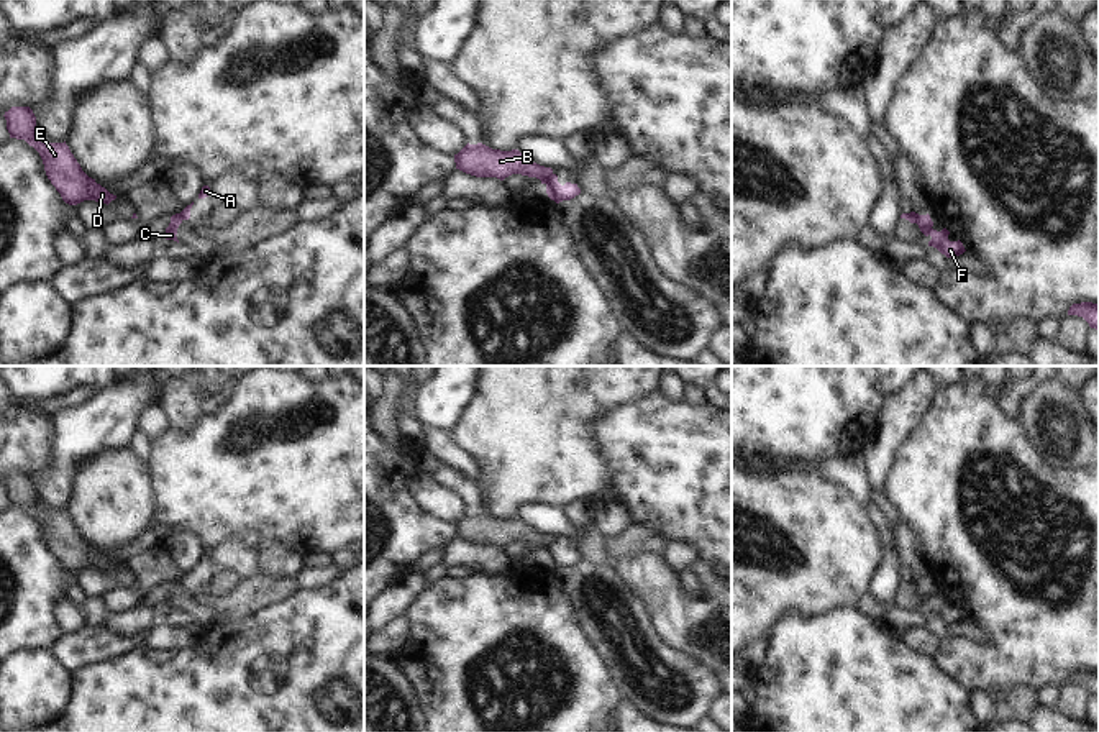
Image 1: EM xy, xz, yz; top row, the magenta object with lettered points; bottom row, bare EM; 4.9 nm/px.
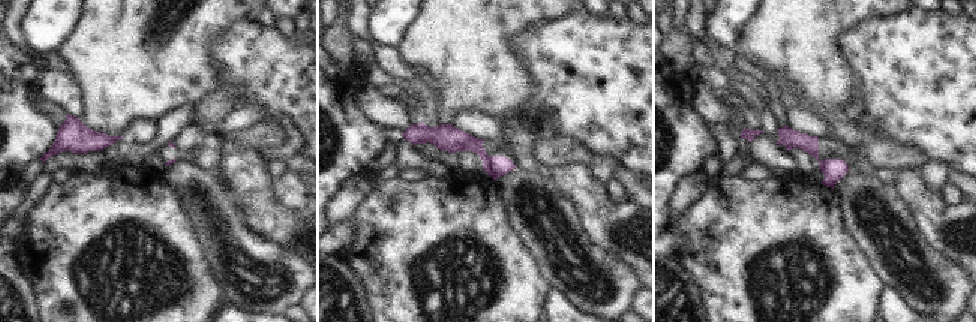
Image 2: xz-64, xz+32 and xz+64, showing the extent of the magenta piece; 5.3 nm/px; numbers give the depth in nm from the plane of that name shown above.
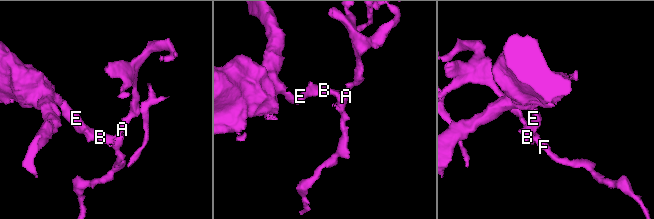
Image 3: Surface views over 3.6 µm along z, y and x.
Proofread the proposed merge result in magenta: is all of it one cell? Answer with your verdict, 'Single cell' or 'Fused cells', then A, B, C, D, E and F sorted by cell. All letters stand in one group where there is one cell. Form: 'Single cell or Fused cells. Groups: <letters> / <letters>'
Fused cells. Groups: A F / B C D E.

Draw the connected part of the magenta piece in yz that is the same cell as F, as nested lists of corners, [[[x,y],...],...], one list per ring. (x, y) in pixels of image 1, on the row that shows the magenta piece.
[[[910,212],[910,215],[914,217],[914,220],[919,225],[920,231],[925,236],[928,236],[928,235],[932,236],[932,240],[928,241],[928,246],[937,248],[946,258],[960,256],[966,251],[960,240],[958,241],[950,241],[948,240],[950,231],[946,228],[943,228],[942,231],[933,230],[932,228],[933,222],[932,222],[928,213],[927,215],[919,215],[915,212]]]

